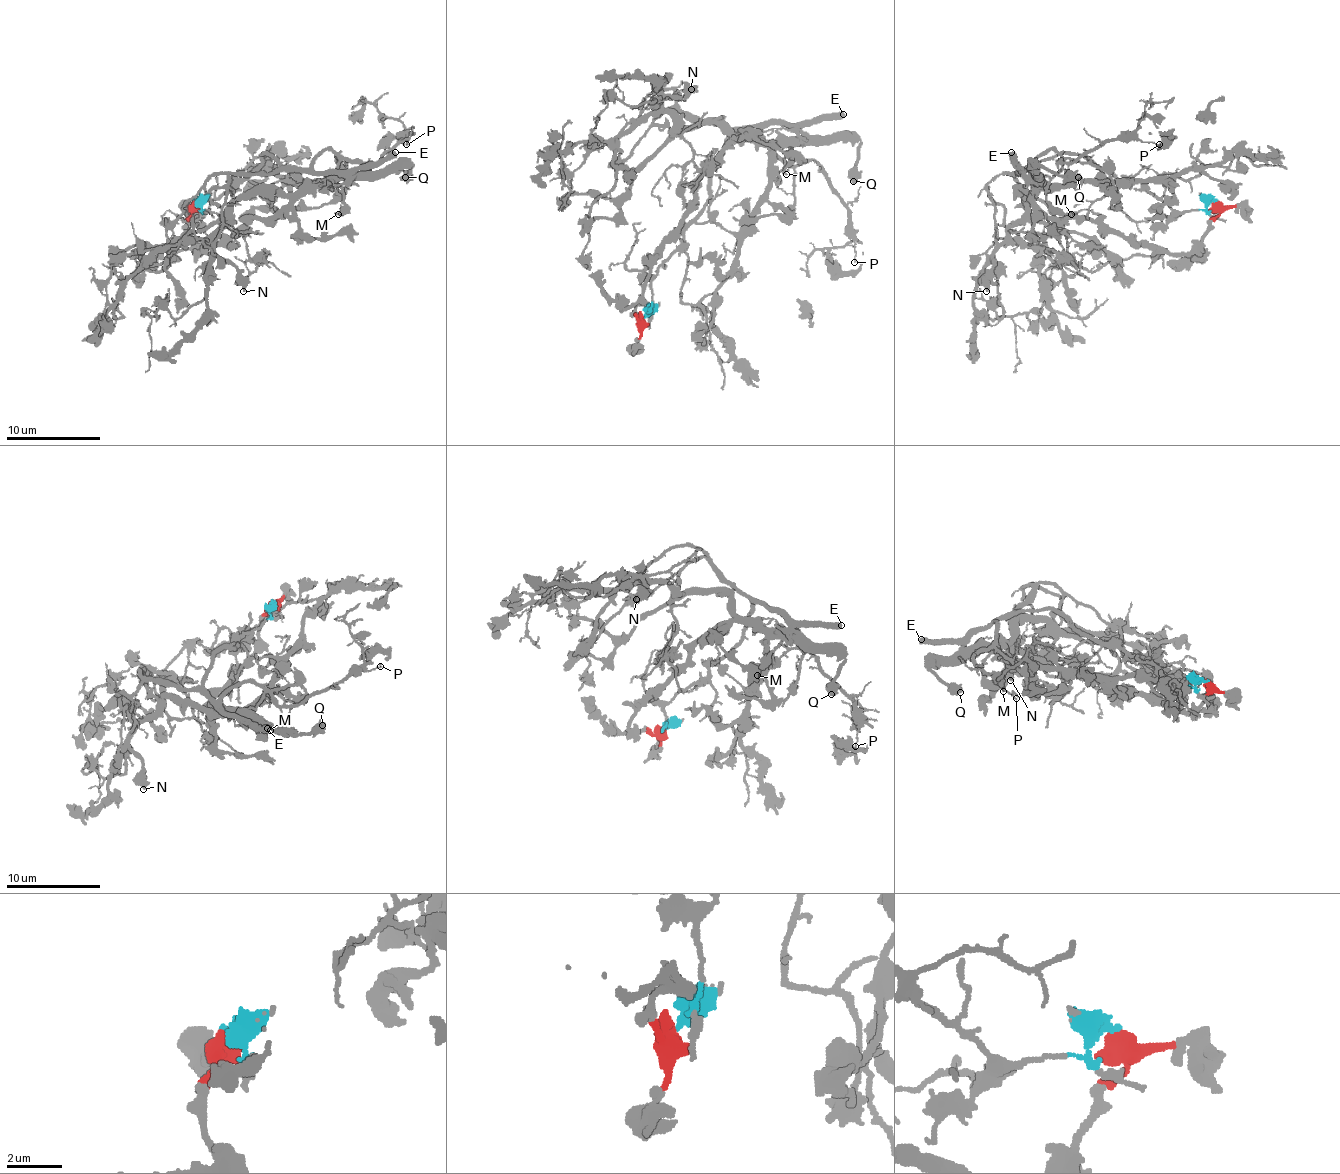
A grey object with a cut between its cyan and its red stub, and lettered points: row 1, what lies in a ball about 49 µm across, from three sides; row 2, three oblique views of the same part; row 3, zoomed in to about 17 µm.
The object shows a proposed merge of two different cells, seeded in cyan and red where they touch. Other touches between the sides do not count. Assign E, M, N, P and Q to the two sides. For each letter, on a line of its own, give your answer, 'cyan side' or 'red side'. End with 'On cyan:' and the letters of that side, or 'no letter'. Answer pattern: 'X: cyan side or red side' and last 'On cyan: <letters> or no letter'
E: cyan side
M: cyan side
N: red side
P: cyan side
Q: red side
On cyan: E, M, P

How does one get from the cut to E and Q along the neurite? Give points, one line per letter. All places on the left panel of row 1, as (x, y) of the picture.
E: (194, 201), (204, 211), (237, 180), (244, 180), (263, 154), (286, 168), (322, 171), (369, 168), (395, 152)
Q: (194, 201), (187, 232), (197, 253), (246, 220), (275, 218), (327, 180), (409, 168), (405, 178)

